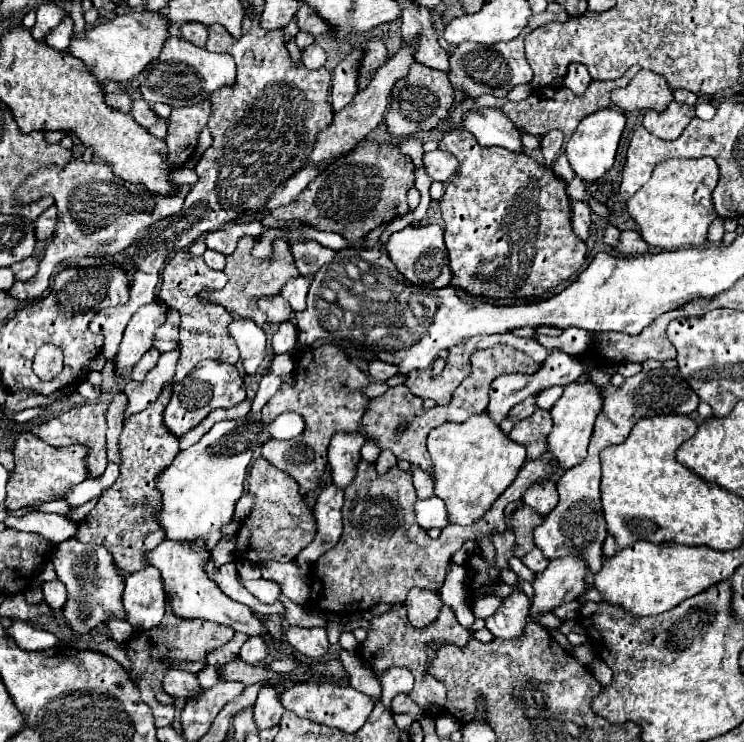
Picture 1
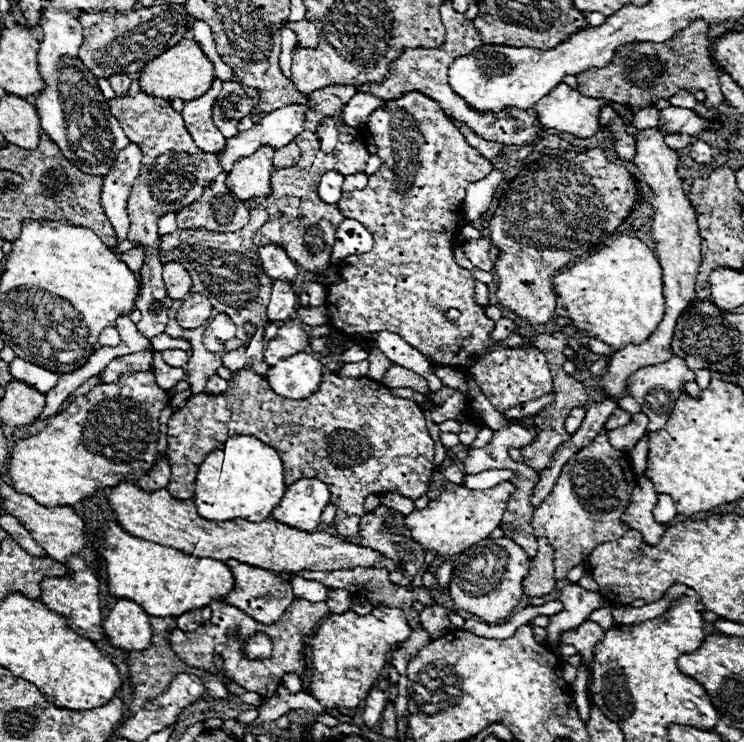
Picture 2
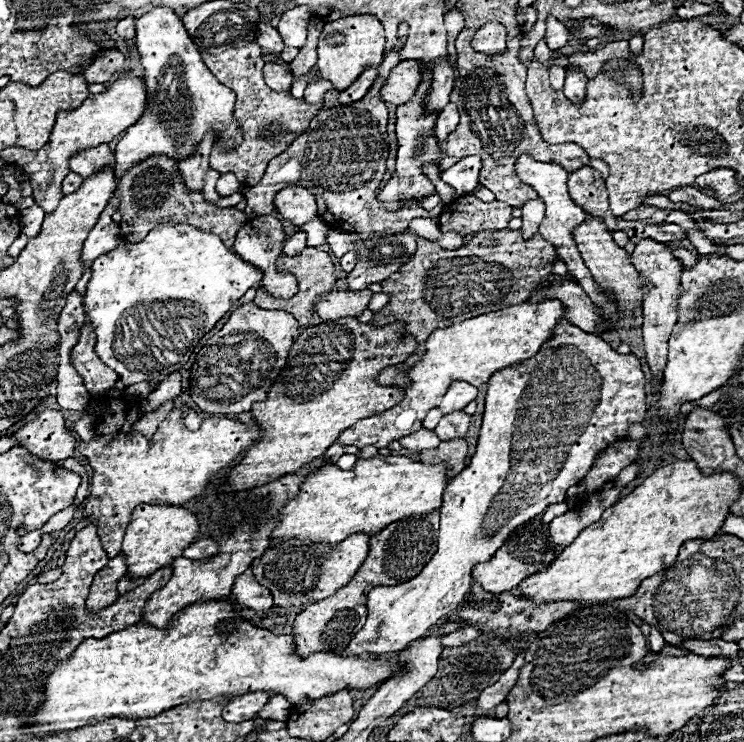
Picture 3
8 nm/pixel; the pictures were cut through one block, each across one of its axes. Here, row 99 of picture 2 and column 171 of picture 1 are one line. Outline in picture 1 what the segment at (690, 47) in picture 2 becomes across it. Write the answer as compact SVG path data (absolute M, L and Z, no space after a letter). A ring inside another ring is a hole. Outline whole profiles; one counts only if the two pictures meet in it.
M170 596L166 598L166 616L162 618L162 624L158 624L158 628L150 628L146 632L134 632L134 636L126 642L126 656L130 660L130 678L138 680L138 688L142 692L142 700L152 708L154 712L154 722L156 726L170 726L174 720L174 712L176 708L173 705L162 704L156 700L158 692L164 692L162 688L162 678L164 672L172 668L170 660L178 660L178 662L204 662L206 656L216 650L222 648L224 644L228 644L234 638L234 628L218 624L218 622L208 622L202 618L194 618L194 620L182 620L178 616L174 616L174 610L170 606Z

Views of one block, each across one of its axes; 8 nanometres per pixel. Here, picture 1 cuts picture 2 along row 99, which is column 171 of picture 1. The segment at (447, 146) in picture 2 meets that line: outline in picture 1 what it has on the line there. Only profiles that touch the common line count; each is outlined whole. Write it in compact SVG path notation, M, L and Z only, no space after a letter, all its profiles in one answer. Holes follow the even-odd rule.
M202 360L180 384L174 386L172 398L164 410L164 424L176 436L186 434L198 426L216 408L234 408L246 400L244 380L234 364L218 364L216 360Z

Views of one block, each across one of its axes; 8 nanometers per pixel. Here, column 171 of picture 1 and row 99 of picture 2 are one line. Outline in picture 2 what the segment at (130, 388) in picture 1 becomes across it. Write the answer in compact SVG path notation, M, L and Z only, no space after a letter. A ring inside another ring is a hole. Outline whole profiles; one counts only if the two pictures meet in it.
M356 94L346 106L344 106L344 122L348 126L362 126L368 122L372 110L384 108L384 100L372 96L372 94Z

